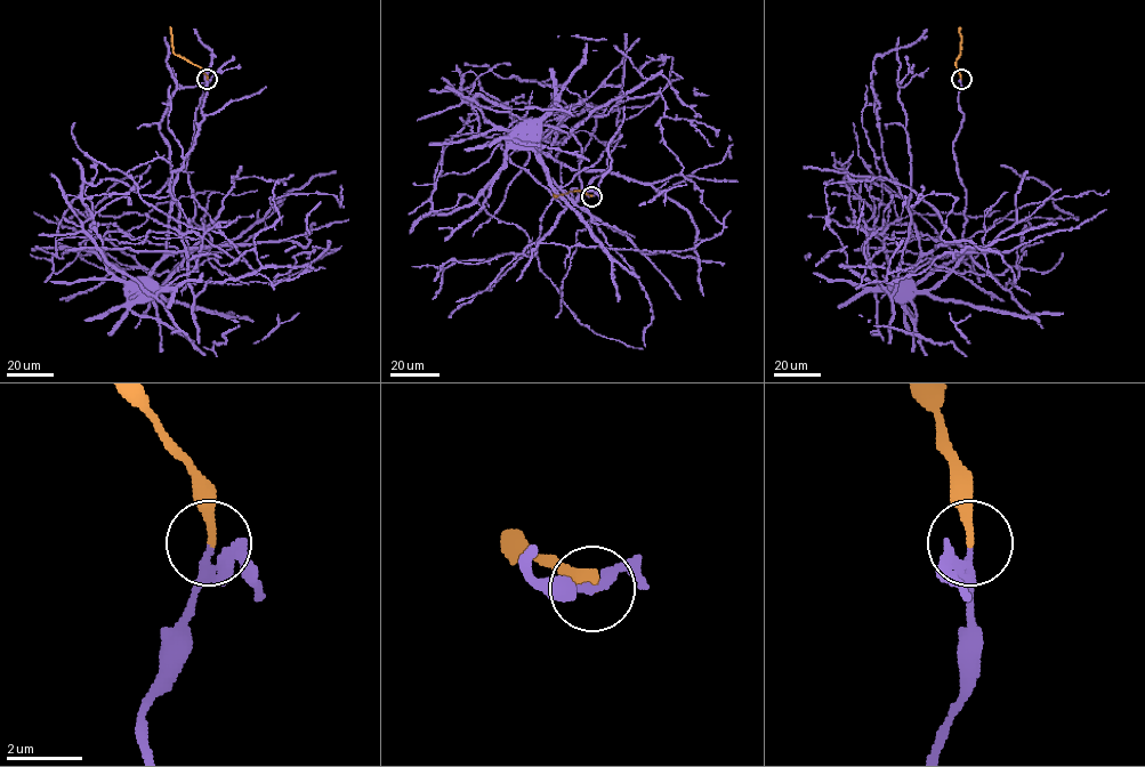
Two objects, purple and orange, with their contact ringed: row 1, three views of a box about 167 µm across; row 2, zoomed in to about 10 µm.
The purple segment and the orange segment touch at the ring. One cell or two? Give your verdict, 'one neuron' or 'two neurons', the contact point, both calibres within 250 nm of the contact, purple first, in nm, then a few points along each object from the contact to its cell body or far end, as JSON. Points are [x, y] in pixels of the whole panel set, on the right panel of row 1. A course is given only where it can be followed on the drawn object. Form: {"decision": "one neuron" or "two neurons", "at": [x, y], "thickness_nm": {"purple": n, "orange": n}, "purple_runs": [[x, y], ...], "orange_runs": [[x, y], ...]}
{"decision": "one neuron", "at": [961, 79], "thickness_nm": {"purple": 130, "orange": 240}, "purple_runs": [[961, 80], [958, 104], [964, 121], [953, 151], [966, 193], [964, 256], [932, 289], [900, 290], [894, 285]], "orange_runs": [[961, 80], [956, 66], [961, 40], [959, 26]]}

